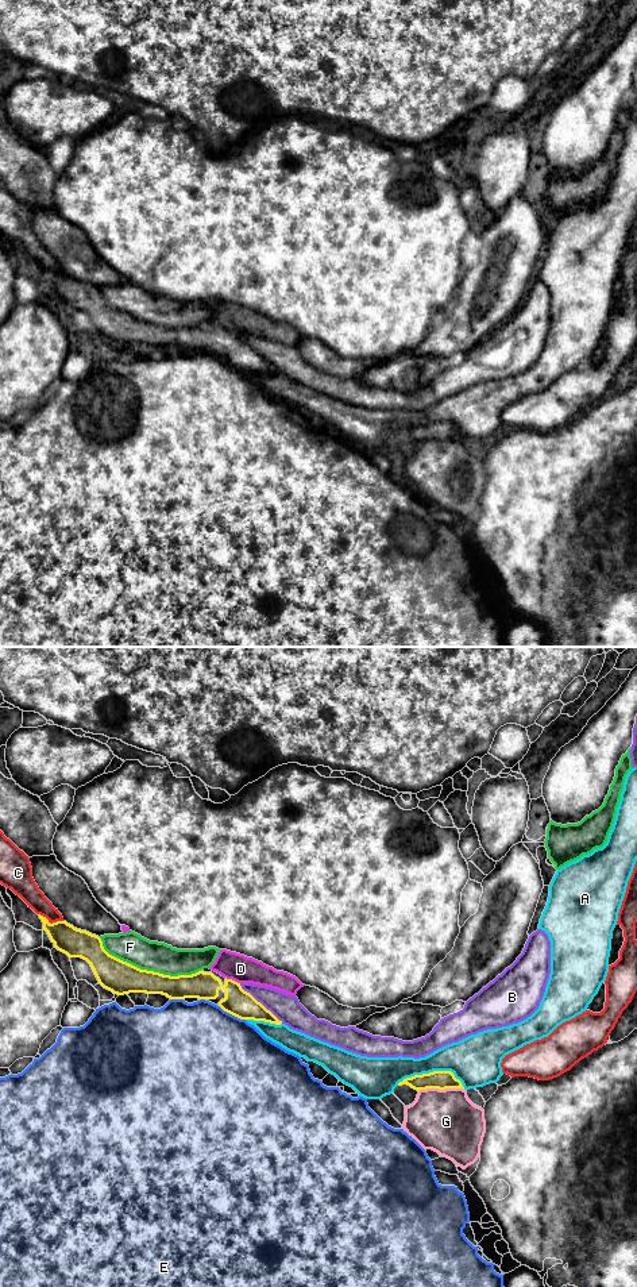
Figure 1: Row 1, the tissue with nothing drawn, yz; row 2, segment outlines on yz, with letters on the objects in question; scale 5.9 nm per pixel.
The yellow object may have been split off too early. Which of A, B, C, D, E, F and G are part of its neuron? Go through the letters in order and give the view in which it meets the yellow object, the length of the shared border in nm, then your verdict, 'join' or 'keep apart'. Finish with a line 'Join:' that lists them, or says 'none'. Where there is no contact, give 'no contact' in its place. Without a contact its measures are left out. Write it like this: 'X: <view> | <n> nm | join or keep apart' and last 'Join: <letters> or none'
A: yz | 400 nm | keep apart
B: yz | 360 nm | keep apart
C: yz | 160 nm | keep apart
D: yz | 100 nm | keep apart
E: yz | 180 nm | keep apart
F: yz | 650 nm | keep apart
G: yz | 280 nm | keep apart
Join: none

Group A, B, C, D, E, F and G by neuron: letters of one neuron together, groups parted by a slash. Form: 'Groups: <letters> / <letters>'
Groups: A / B / C / D / E / F / G

